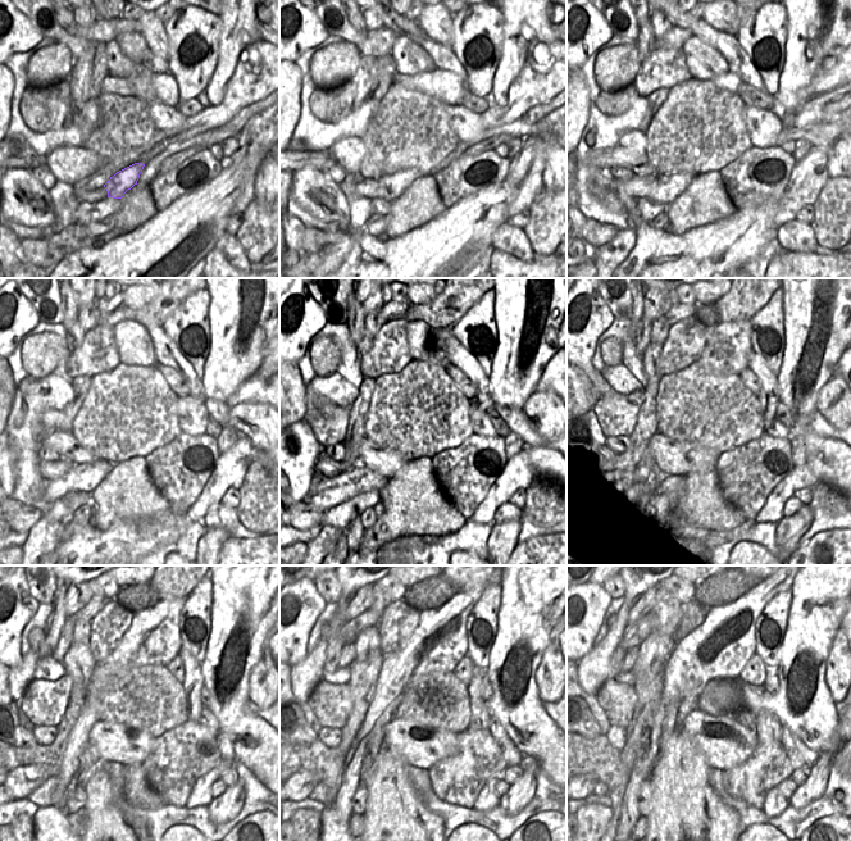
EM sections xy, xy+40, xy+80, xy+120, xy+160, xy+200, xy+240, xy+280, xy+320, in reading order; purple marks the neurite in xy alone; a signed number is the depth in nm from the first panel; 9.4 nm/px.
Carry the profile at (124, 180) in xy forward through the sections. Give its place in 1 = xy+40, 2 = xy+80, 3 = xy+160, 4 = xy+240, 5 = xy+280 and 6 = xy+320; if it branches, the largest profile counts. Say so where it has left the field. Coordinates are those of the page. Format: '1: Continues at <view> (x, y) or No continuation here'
1: Continues at xy+40 (388, 187)
2: Continues at xy+80 (663, 189)
3: Continues at xy+160 (330, 491)
4: Continues at xy+240 (22, 781)
5: Continues at xy+280 (305, 781)
6: Continues at xy+320 (592, 782)

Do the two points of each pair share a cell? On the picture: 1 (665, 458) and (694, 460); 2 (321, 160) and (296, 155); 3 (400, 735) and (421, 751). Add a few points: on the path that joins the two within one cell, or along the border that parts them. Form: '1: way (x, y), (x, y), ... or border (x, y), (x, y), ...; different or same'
1: way (672, 458), (685, 458), (687, 460); same
2: way (314, 158), (303, 158); same
3: way (405, 737), (415, 746); same

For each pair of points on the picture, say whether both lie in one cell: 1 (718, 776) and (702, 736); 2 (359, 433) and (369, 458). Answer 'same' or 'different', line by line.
1: different
2: different

